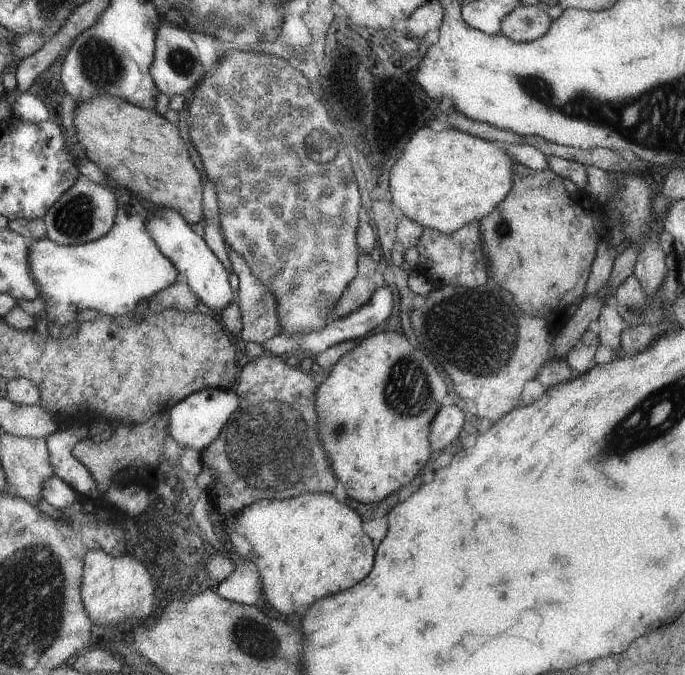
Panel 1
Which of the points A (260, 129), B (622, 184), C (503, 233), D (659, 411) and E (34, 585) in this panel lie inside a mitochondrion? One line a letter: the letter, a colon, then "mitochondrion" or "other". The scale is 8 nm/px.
A: mitochondrion
B: mitochondrion
C: mitochondrion
D: mitochondrion
E: mitochondrion

